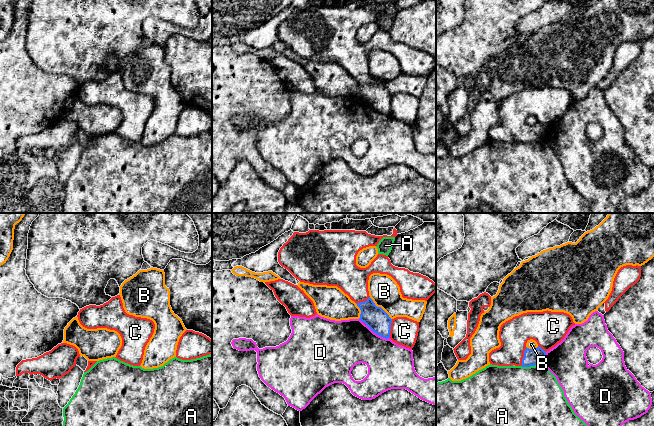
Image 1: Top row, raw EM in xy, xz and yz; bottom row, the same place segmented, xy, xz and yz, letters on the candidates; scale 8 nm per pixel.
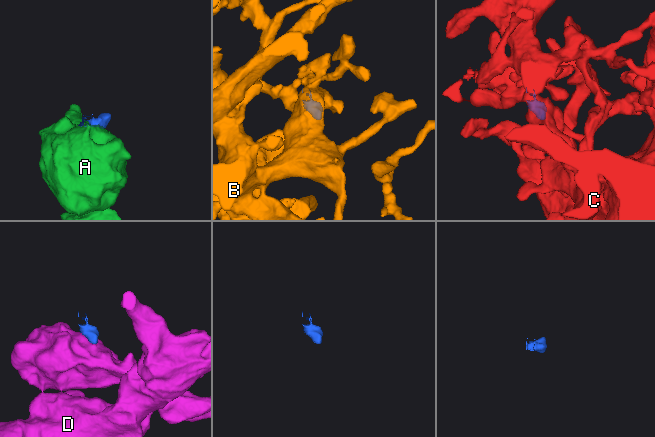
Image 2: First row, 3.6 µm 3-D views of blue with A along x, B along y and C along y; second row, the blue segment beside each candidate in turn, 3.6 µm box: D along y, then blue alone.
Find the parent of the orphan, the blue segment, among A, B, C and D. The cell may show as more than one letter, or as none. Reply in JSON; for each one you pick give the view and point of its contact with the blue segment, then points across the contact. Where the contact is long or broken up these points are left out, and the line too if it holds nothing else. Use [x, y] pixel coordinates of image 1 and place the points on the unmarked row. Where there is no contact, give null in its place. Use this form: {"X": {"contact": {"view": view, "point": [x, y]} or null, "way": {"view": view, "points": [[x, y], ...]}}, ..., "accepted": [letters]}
{"C": {"contact": {"view": "xz", "point": [390, 104]}}, "accepted": ["C"]}

